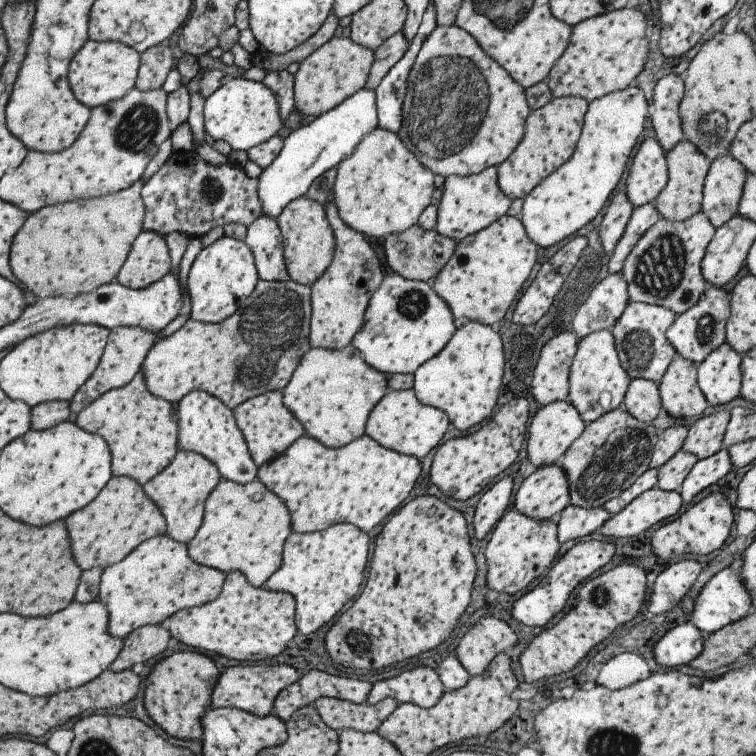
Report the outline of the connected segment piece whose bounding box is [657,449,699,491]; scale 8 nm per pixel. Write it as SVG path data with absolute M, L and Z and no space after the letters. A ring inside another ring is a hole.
M680 449L658 471L657 487L665 491L679 491L692 467L699 461L697 456Z

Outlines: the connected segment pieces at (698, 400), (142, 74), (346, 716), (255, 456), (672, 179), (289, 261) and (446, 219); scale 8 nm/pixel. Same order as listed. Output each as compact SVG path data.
M678 353L658 386L661 406L674 418L696 418L710 405L697 381L697 364Z
M168 44L154 45L141 53L135 87L141 91L162 88L168 73L176 66L177 52Z
M320 697L313 704L322 720L335 731L354 729L369 733L377 730L398 708L399 702L388 697L371 705L367 702L358 704L334 697Z
M268 391L256 394L251 399L244 401L233 408L233 413L242 431L252 460L258 467L268 464L280 456L293 442L306 434L305 428L294 413L283 403L283 391Z
M686 138L665 153L665 157L669 179L658 198L654 200L654 205L662 219L668 222L683 221L702 210L703 186L711 160Z
M307 195L291 200L277 218L284 239L284 258L290 278L308 285L316 282L332 262L335 251L335 236L330 226L324 204Z
M497 167L482 169L473 175L450 175L445 178L442 198L437 206L436 232L455 241L480 232L495 220L507 214L513 201L501 192L497 181Z

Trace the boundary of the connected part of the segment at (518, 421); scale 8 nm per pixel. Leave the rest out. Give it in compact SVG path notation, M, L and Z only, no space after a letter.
M524 398L512 399L503 405L484 426L473 434L452 438L438 450L432 460L430 478L446 496L456 500L468 500L490 486L506 468L516 460L528 432L530 406Z

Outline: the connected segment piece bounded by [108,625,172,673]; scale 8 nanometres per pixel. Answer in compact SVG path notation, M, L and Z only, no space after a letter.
M144 625L133 630L124 638L120 654L108 669L119 673L131 669L137 662L148 662L166 650L170 637L170 632L161 625Z

